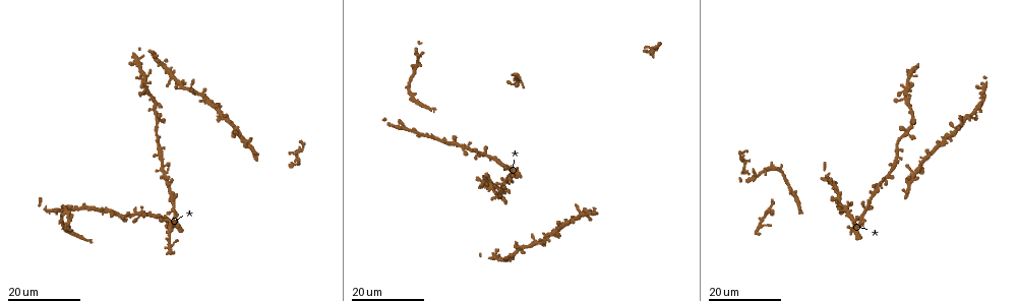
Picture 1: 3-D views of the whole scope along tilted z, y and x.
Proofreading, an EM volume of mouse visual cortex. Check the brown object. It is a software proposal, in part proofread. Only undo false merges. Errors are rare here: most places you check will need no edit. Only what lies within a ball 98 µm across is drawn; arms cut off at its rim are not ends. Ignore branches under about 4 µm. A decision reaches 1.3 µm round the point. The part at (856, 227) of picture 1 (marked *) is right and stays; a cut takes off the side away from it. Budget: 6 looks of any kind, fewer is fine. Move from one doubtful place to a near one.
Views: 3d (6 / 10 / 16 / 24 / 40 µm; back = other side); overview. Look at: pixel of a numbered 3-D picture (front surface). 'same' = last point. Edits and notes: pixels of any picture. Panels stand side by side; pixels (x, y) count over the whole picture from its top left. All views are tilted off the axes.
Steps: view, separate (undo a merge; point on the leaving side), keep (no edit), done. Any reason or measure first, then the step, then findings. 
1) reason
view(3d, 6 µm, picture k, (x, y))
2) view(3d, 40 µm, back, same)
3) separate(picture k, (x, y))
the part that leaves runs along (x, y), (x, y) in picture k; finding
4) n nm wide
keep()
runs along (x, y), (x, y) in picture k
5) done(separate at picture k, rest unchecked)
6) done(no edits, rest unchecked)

calibre changes
view(3d, 16 µm, picture 1, (133, 58))

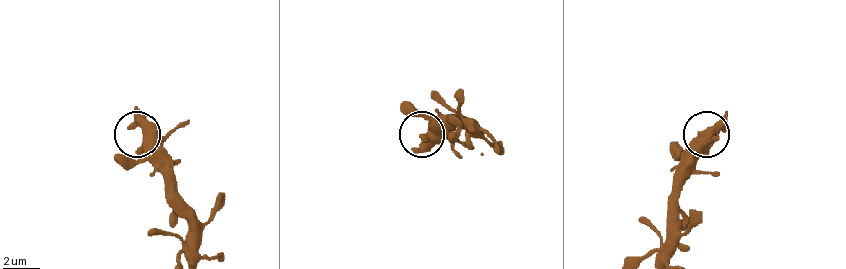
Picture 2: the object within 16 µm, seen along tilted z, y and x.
view(3d, 10 µm, picture 2, (140, 123))

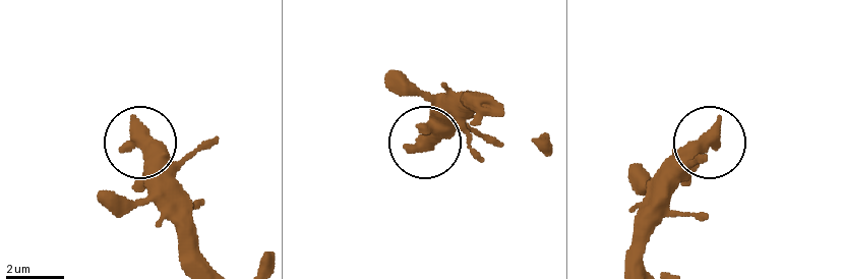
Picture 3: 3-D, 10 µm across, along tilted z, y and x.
keep()
runs along (489, 98), (429, 144) in picture 3; continuous, no second cell

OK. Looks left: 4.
view(3d, 16 µm, picture 1, (916, 120))

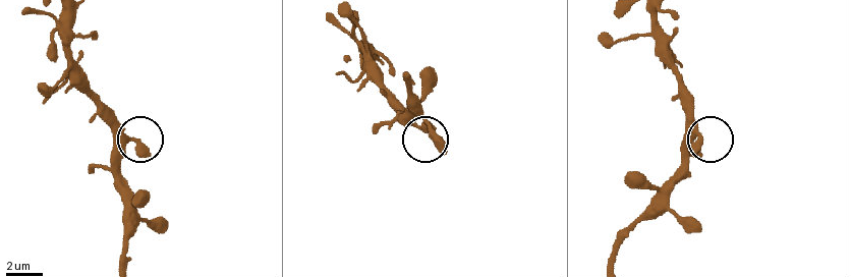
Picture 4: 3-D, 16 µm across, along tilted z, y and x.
view(3d, 6 µm, picture 4, (700, 135))

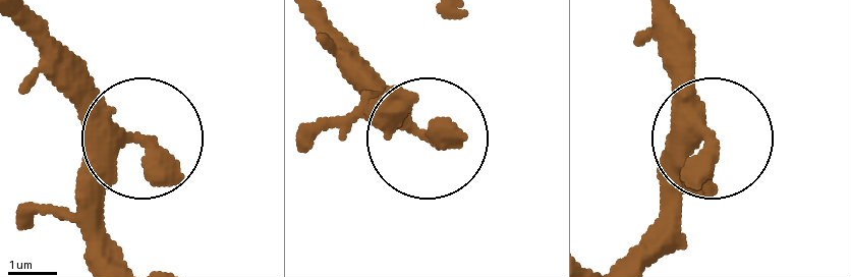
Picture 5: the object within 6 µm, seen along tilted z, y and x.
keep()
runs along (614, 259), (702, 131), (659, 49) in picture 5; continuous, no second cell

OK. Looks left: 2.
side arm on a straight run
view(3d, 16 µm, picture 1, (524, 245))

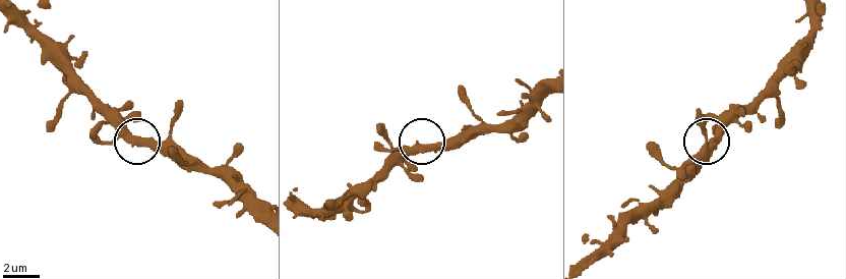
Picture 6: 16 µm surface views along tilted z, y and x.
view(3d, 10 µm, picture 6, (415, 146))

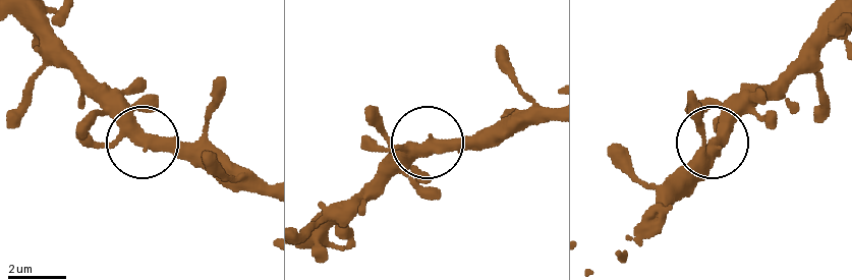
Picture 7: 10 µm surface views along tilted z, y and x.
330 nm wide
keep()
all the same cell

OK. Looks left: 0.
done(no edits, rest unchecked)

